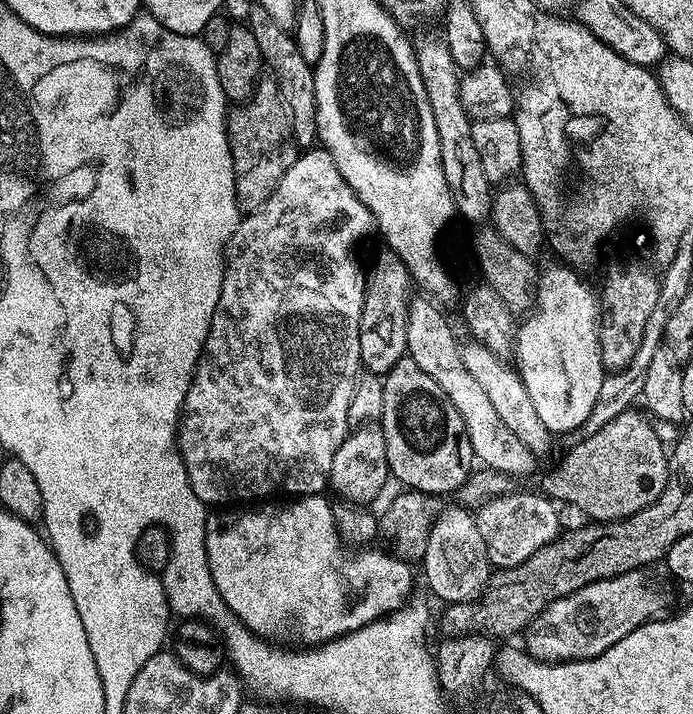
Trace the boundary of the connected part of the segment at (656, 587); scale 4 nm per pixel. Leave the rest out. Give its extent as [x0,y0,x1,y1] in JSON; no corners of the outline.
[527,568,673,662]

